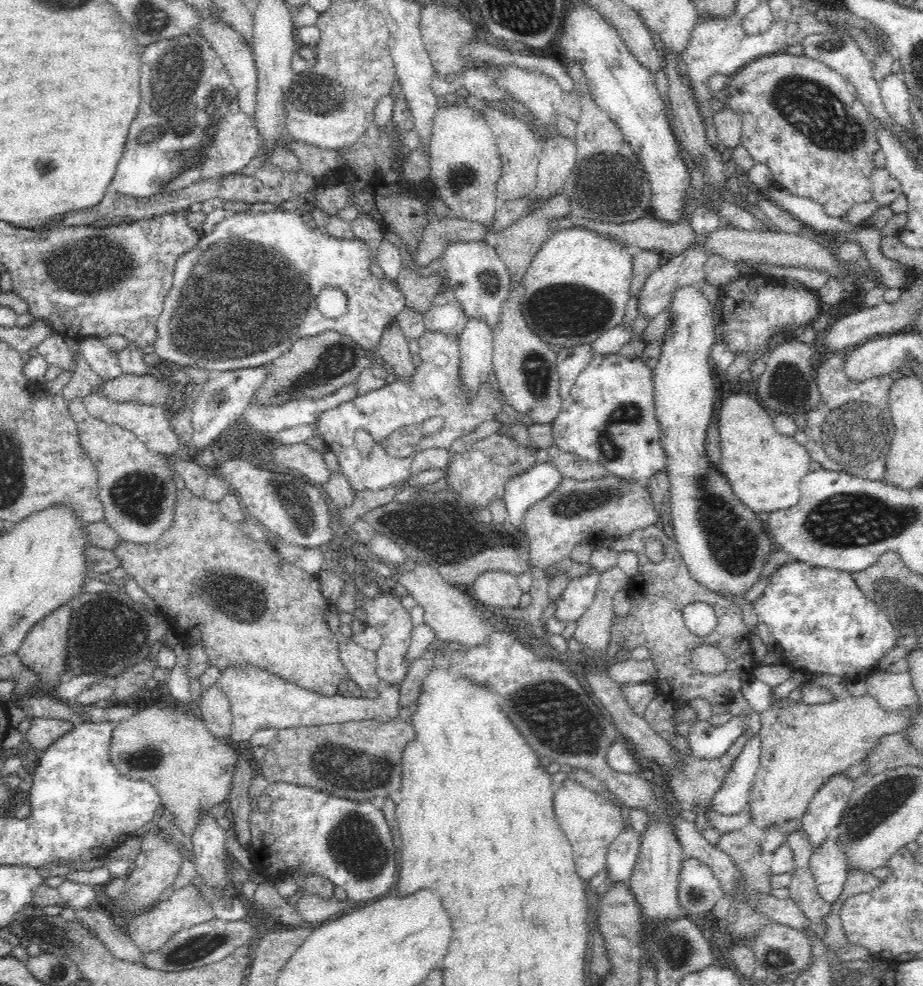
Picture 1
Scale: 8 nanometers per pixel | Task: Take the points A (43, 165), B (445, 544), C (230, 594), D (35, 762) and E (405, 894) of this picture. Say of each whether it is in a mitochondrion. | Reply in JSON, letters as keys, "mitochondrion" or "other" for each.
{"A":"mitochondrion","B":"mitochondrion","C":"mitochondrion","D":"other","E":"other"}

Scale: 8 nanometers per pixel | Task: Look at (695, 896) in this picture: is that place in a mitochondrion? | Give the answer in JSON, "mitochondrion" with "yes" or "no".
{"mitochondrion":"yes"}

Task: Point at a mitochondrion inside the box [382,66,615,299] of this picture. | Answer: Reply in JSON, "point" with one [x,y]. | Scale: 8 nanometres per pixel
{"point":[460,180]}

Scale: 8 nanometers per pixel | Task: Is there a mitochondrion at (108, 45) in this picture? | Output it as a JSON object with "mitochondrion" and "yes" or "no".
{"mitochondrion":"no"}

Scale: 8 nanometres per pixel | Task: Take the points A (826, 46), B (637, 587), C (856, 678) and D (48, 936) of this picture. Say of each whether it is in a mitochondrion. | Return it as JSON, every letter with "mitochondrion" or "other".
{"A":"mitochondrion","B":"other","C":"other","D":"mitochondrion"}

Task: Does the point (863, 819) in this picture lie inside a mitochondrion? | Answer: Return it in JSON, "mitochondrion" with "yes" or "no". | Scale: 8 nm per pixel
{"mitochondrion":"yes"}

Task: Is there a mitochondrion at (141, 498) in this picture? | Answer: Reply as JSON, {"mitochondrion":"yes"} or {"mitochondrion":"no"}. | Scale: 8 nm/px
{"mitochondrion":"yes"}

